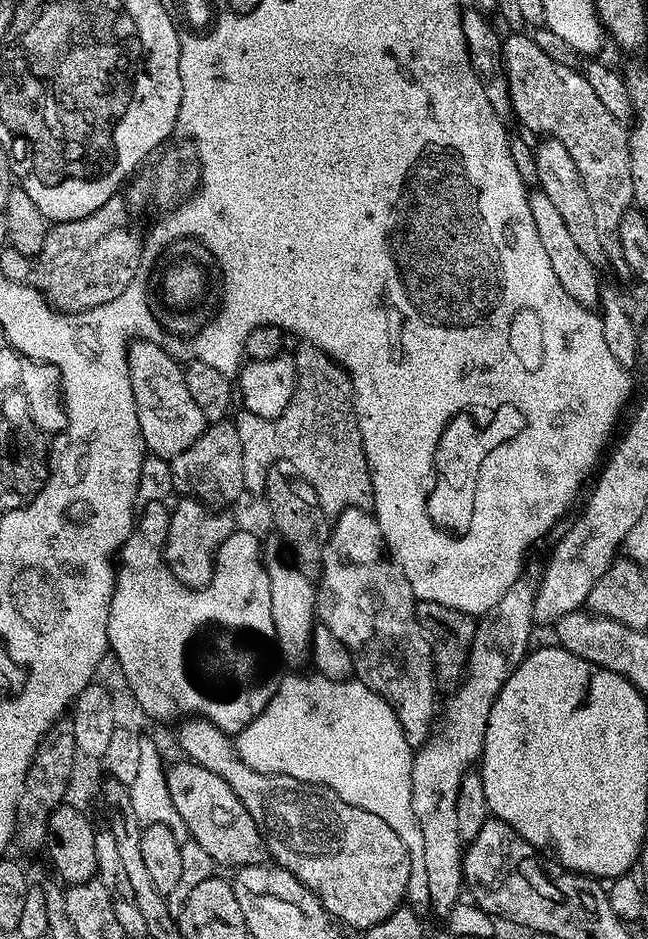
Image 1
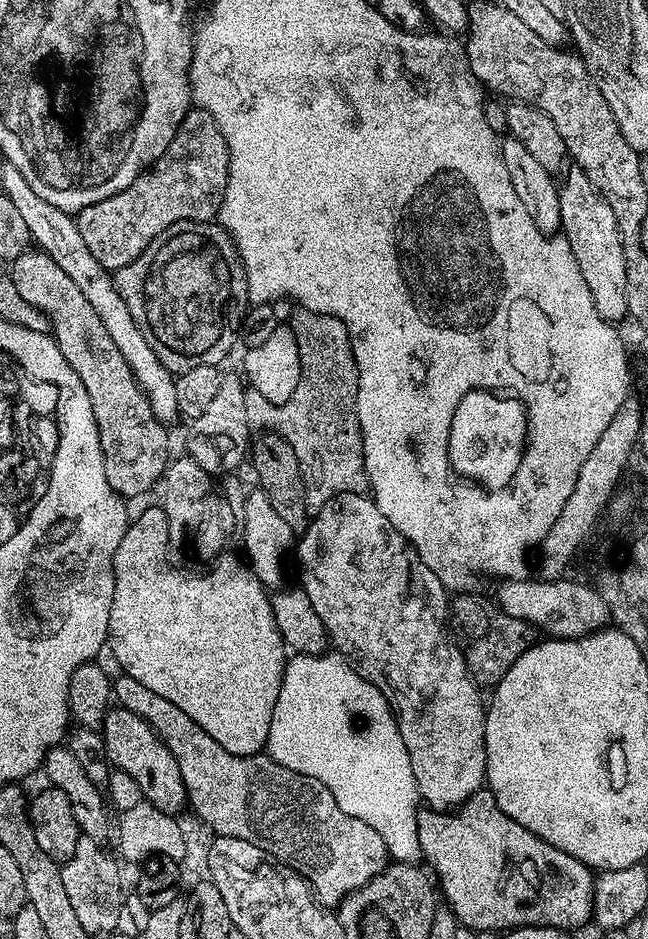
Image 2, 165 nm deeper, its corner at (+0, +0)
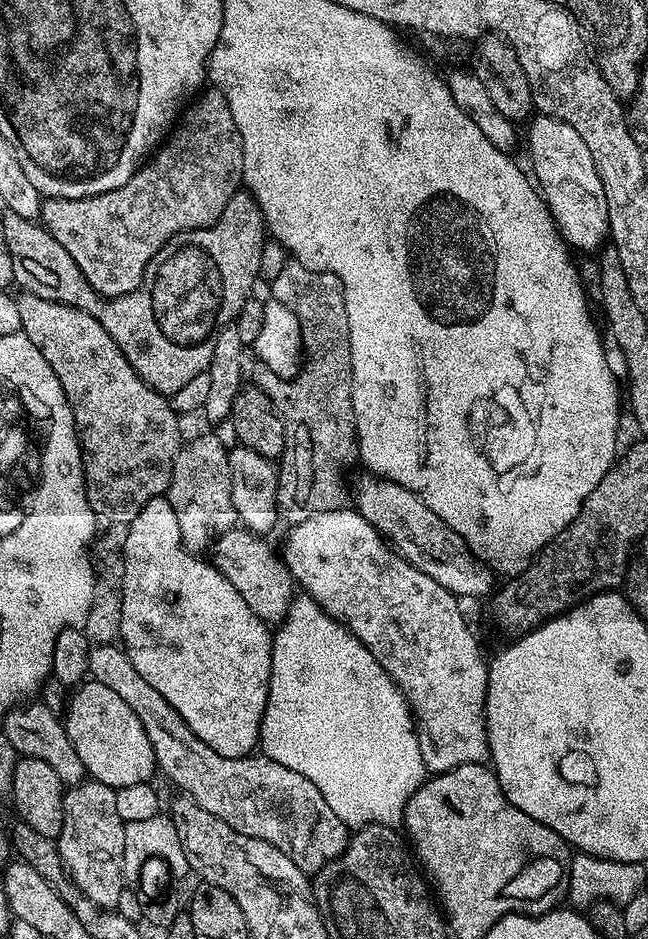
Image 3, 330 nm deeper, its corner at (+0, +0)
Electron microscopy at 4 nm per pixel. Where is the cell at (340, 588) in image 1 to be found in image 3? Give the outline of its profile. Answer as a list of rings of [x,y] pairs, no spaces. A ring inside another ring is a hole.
[[[345,506],[338,510],[326,510],[322,514],[314,514],[306,518],[306,522],[293,524],[287,530],[289,532],[284,540],[284,548],[282,547],[282,559],[284,565],[290,570],[293,581],[299,587],[301,584],[304,587],[301,588],[303,593],[311,597],[314,602],[318,602],[318,606],[322,606],[322,610],[326,610],[330,618],[338,621],[351,635],[357,636],[372,651],[382,670],[400,688],[400,693],[407,698],[408,707],[412,710],[414,731],[418,738],[418,746],[422,750],[425,769],[435,774],[454,770],[458,766],[481,763],[489,755],[488,725],[484,722],[484,699],[488,693],[488,665],[486,656],[480,653],[480,644],[476,641],[475,634],[468,629],[468,624],[464,621],[464,612],[460,609],[461,601],[457,596],[450,590],[446,590],[446,586],[438,586],[438,582],[434,582],[430,574],[422,574],[422,570],[418,570],[413,564],[406,562],[406,558],[399,556],[392,549],[391,544],[380,535],[379,530],[370,526],[370,522],[366,522],[366,518],[362,518],[362,514],[356,511],[355,507]]]

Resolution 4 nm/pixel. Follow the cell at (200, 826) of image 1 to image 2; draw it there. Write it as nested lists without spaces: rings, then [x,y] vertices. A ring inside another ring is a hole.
[[[119,706],[109,707],[102,725],[104,740],[104,756],[115,771],[130,774],[134,782],[142,789],[145,801],[158,810],[169,814],[180,814],[186,808],[188,795],[178,770],[178,762],[174,762],[174,754],[166,750],[158,734],[138,714]]]

